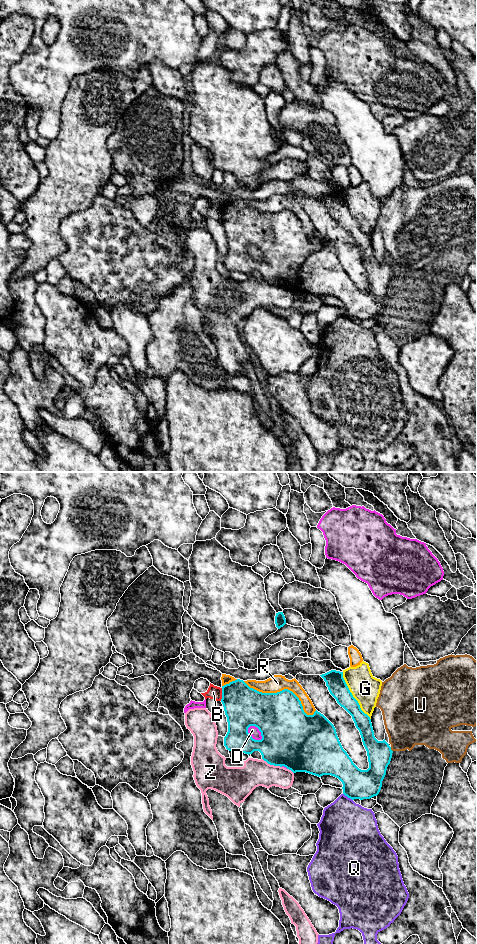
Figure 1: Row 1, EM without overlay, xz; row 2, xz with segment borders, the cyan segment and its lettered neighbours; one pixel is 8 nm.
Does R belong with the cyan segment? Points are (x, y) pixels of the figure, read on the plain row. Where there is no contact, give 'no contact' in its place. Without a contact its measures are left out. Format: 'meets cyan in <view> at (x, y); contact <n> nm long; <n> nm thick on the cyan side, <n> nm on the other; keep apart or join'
meets cyan in xz at (283, 210); contact 650 nm long; 400 nm thick on the cyan side, 140 nm on the other; keep apart

